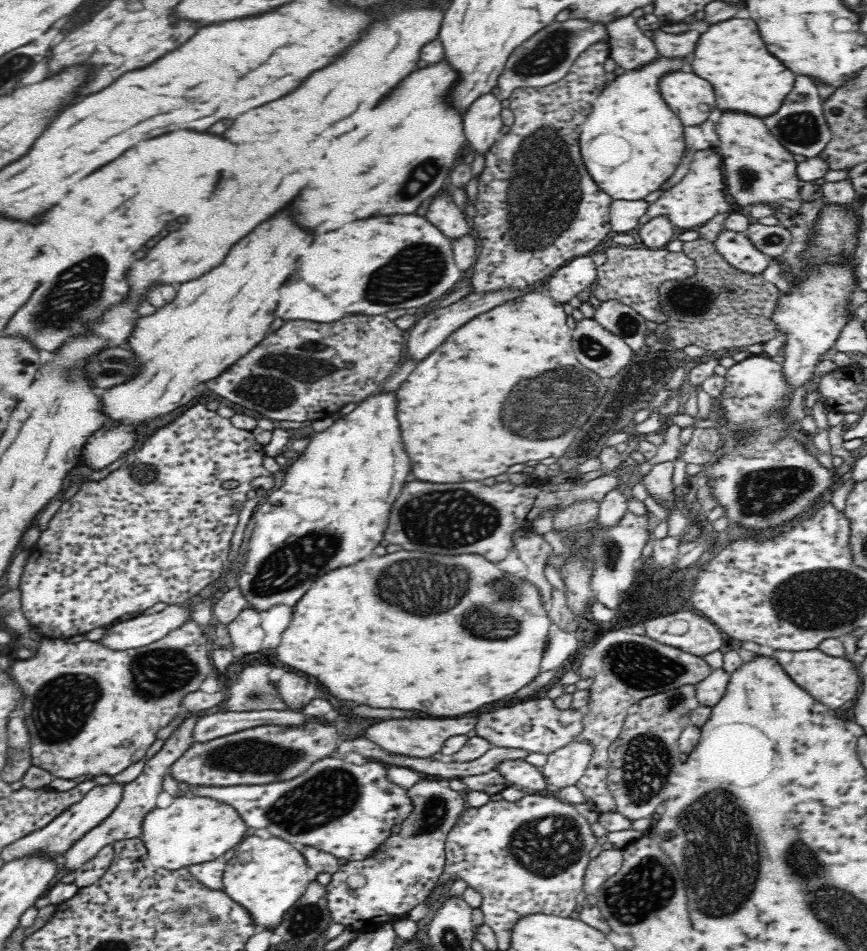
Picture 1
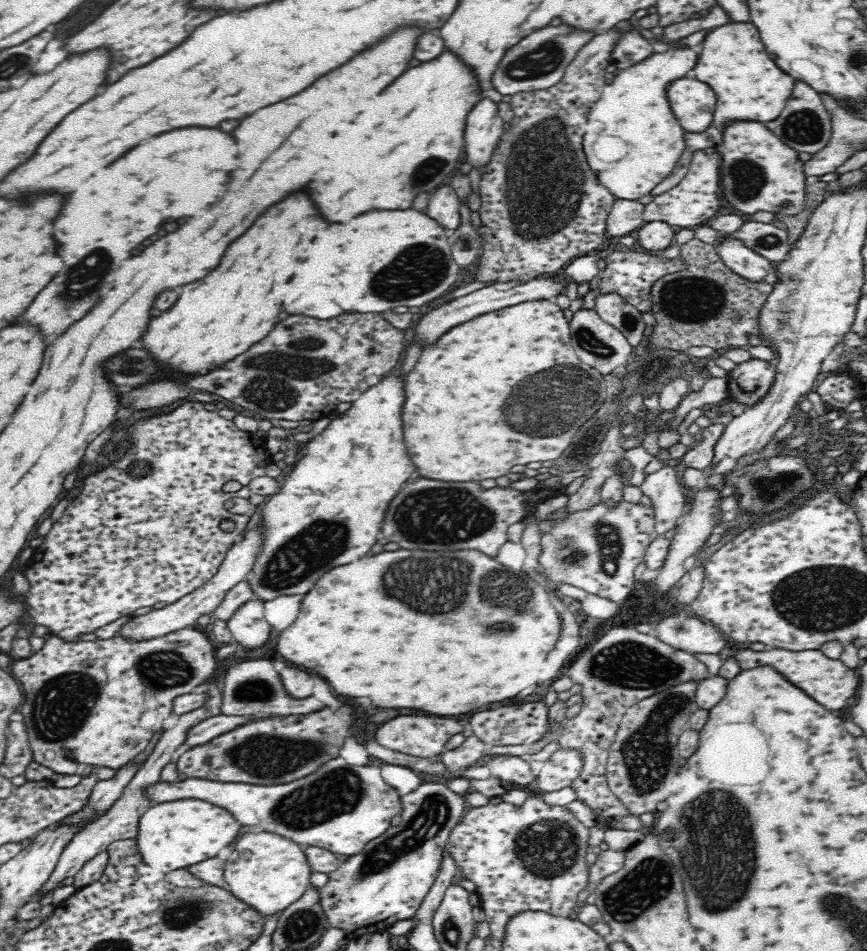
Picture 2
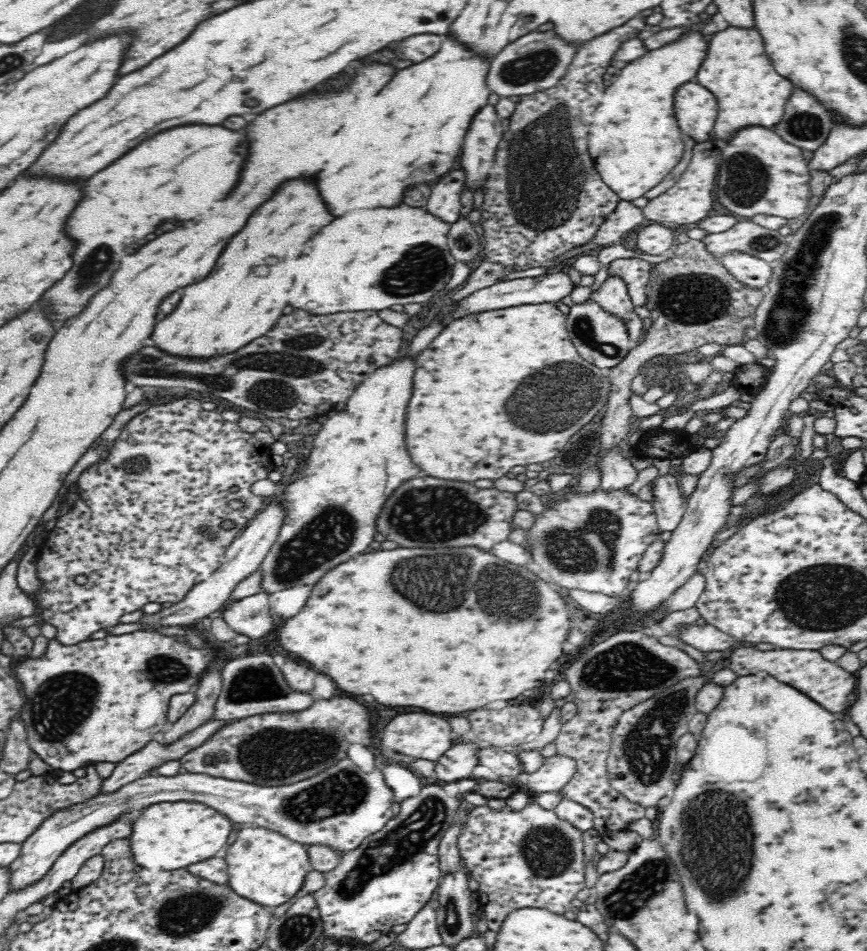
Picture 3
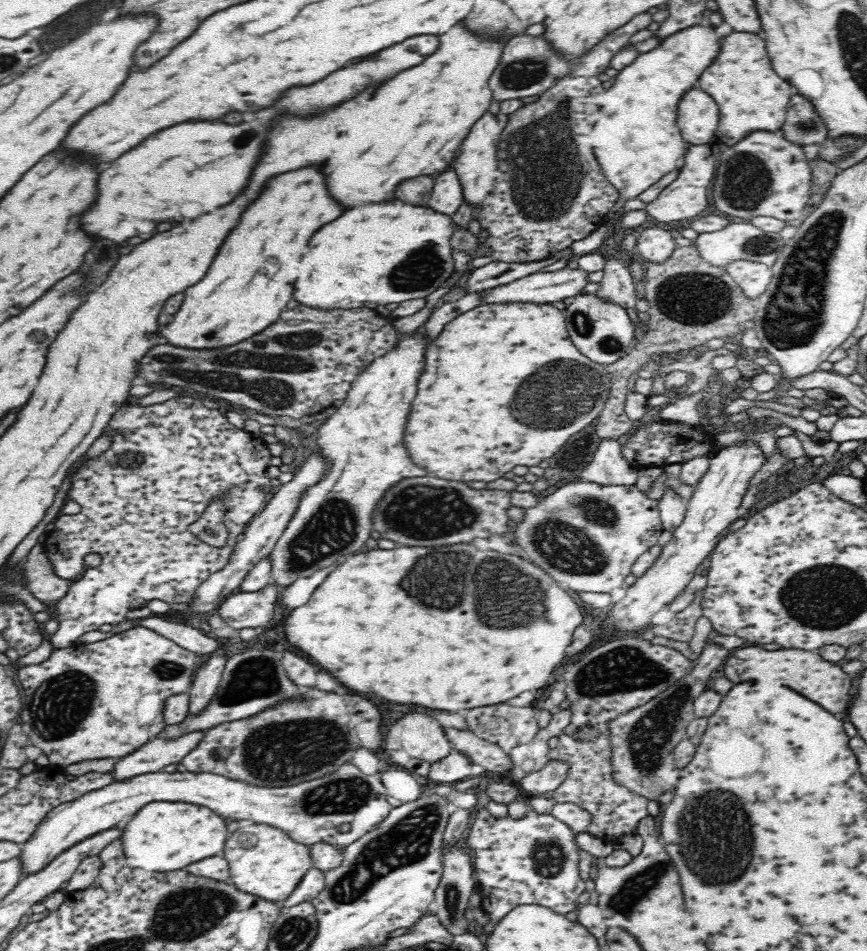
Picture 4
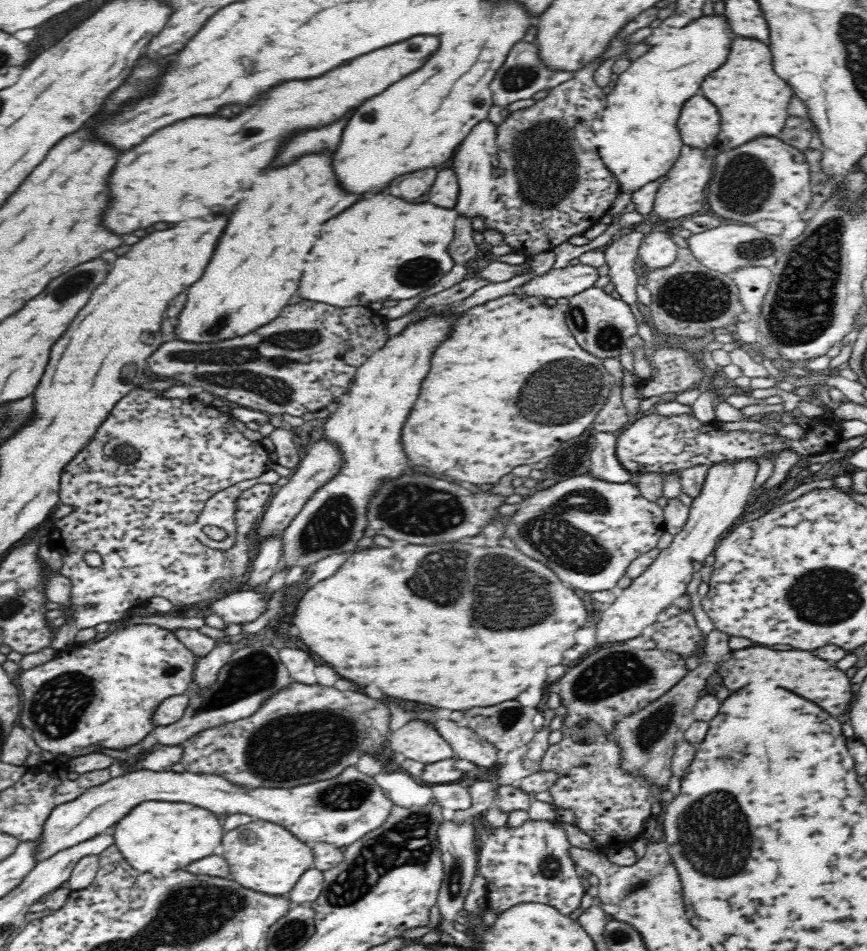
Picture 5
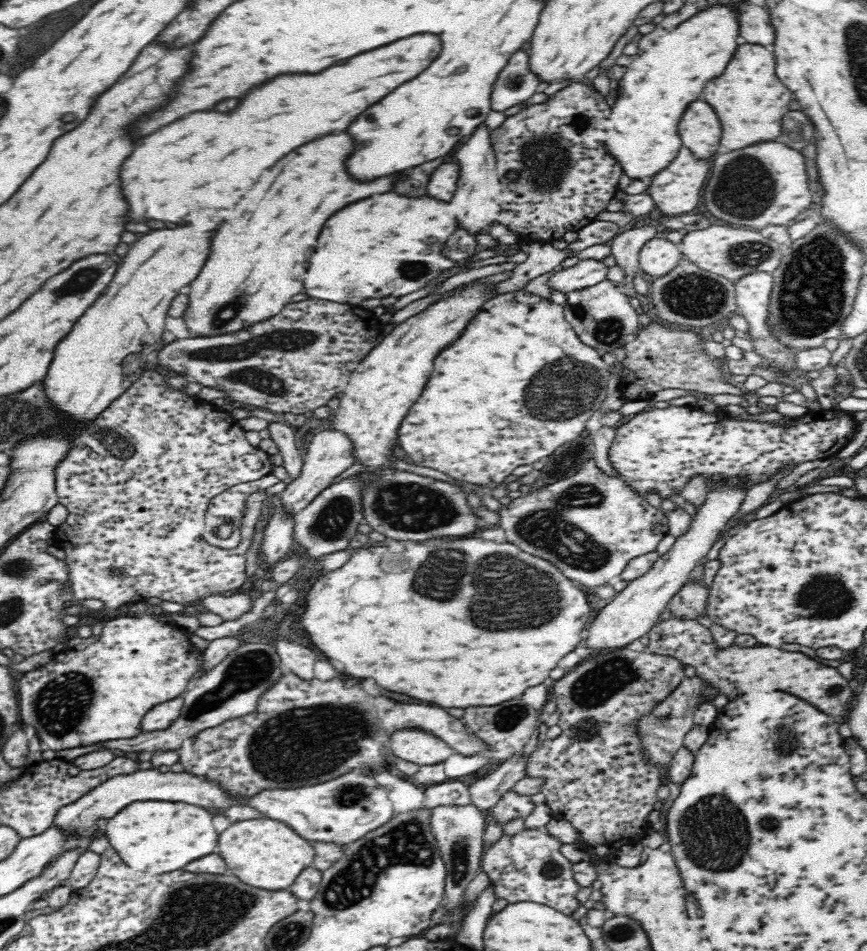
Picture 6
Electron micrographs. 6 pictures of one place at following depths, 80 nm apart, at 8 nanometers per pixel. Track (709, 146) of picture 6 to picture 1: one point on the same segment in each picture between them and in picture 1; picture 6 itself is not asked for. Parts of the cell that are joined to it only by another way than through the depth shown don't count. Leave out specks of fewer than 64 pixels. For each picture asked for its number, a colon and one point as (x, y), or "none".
1: (690, 97)
2: (693, 102)
3: (696, 109)
4: (697, 113)
5: (699, 125)

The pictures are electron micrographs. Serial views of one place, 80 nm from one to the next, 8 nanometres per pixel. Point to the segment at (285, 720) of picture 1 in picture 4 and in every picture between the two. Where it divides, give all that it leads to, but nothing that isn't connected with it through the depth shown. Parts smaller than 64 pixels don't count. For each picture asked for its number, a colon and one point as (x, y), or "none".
2: (210, 728)
3: (155, 753)
4: (157, 753)

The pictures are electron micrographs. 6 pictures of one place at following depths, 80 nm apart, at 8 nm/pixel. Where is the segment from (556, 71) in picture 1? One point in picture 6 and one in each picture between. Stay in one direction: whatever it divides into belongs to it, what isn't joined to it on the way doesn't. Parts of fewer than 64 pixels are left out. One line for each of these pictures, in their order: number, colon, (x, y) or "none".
2: (538, 61)
3: (534, 62)
4: (528, 66)
5: (522, 75)
6: (516, 83)

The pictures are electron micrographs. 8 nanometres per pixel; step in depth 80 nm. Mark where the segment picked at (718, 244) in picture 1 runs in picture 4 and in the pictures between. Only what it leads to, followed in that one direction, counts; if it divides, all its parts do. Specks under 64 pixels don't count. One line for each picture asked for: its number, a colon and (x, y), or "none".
2: (744, 262)
3: (754, 273)
4: (753, 278)

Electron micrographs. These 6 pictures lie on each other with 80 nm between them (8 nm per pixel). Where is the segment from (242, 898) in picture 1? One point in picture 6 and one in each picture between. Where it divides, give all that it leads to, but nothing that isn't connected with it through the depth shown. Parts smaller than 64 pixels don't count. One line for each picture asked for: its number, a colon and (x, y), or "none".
2: (267, 871)
3: (265, 866)
4: (265, 861)
5: (264, 856)
6: (265, 853)

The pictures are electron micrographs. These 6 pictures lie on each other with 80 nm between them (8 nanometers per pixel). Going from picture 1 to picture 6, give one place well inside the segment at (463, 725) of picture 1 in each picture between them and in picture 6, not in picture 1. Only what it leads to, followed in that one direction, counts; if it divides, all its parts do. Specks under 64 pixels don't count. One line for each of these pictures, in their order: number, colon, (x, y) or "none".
2: (425, 736)
3: (416, 734)
4: (418, 734)
5: (418, 741)
6: (417, 746)

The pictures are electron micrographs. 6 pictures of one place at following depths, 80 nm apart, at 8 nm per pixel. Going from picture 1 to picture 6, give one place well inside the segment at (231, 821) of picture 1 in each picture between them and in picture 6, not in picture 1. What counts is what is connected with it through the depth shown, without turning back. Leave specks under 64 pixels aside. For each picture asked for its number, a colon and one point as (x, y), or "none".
2: (178, 834)
3: (169, 835)
4: (164, 836)
5: (158, 837)
6: (163, 836)

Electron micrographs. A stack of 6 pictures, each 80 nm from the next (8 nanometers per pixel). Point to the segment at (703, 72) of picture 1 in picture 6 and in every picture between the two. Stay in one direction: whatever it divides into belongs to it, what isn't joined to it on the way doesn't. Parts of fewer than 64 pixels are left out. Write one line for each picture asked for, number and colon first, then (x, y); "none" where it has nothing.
2: (749, 86)
3: (737, 71)
4: (751, 97)
5: (753, 101)
6: (749, 100)

